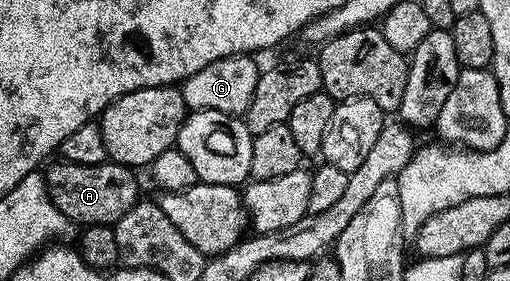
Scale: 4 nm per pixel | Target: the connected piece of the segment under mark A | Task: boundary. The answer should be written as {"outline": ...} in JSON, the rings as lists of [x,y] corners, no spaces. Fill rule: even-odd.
{"outline":[[[64,159],[58,160],[58,165],[53,165],[49,170],[44,170],[43,176],[45,186],[51,195],[51,203],[55,203],[55,207],[59,207],[59,211],[63,211],[70,223],[76,223],[78,226],[86,225],[116,225],[119,219],[123,219],[123,215],[127,215],[127,211],[131,211],[131,207],[136,205],[139,200],[137,194],[137,177],[132,168],[128,165],[116,165],[114,161],[106,159],[98,165],[80,165],[79,163],[71,163]]]}

